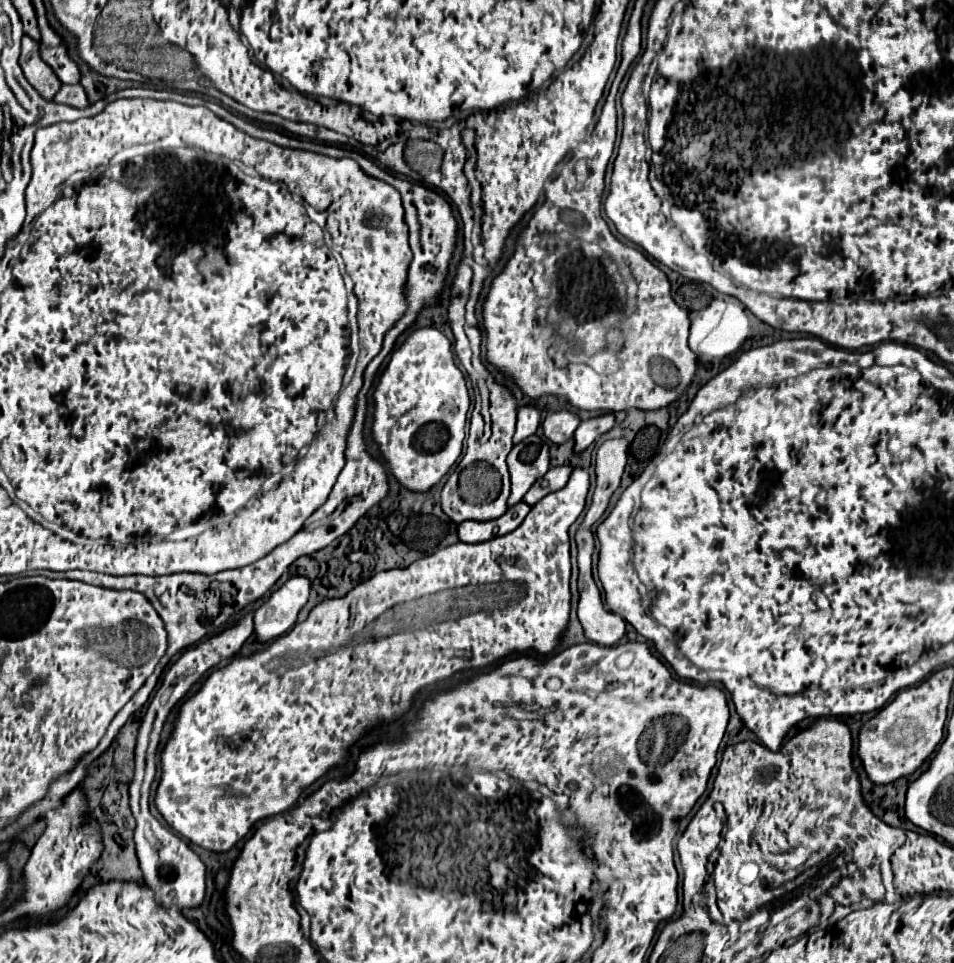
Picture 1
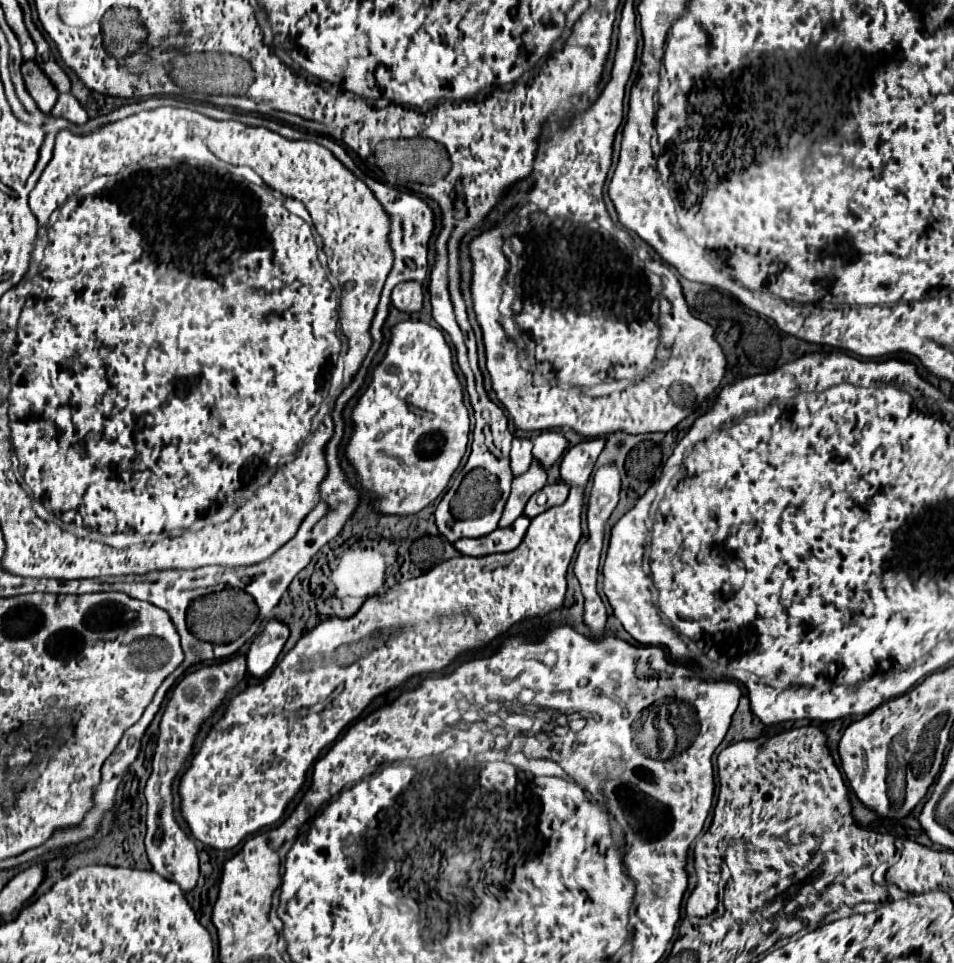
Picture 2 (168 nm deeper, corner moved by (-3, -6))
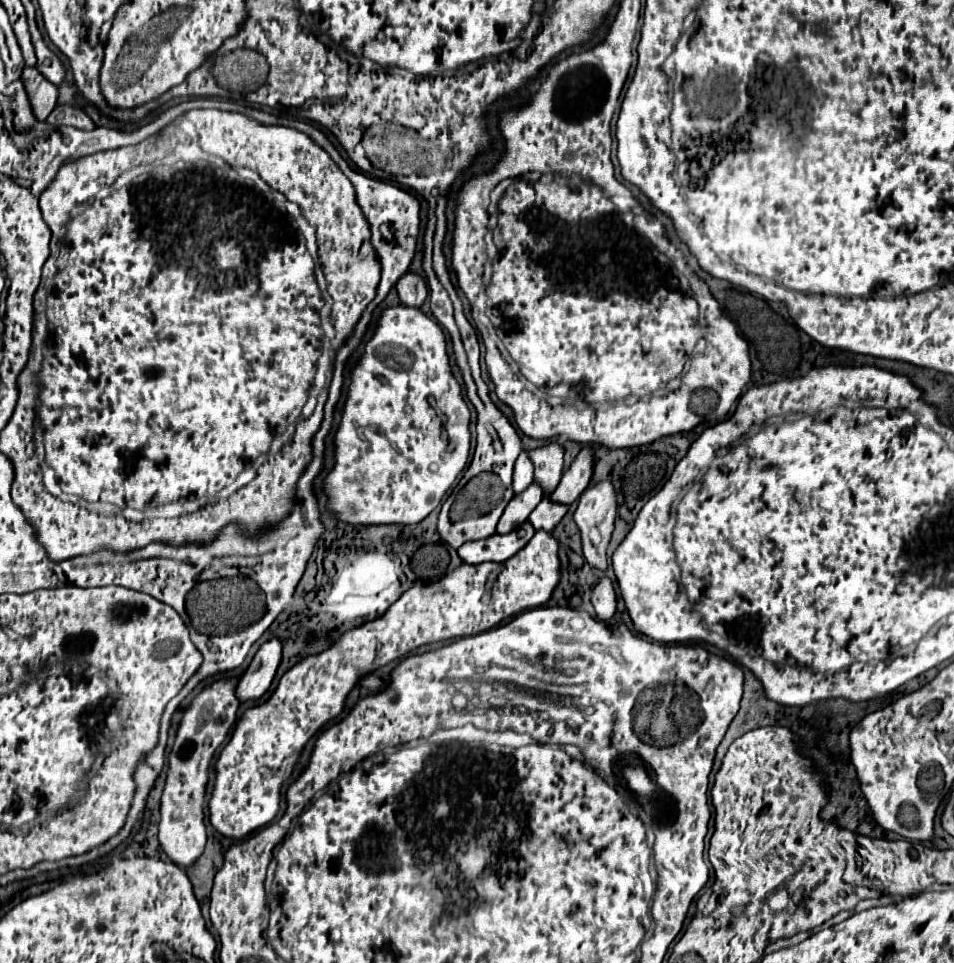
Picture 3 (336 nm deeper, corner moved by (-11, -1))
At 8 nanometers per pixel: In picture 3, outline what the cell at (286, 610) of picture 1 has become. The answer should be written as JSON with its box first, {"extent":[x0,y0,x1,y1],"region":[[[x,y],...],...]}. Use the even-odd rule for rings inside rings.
{"extent":[237,637,283,701],"region":[[[273,637],[259,647],[251,665],[247,667],[247,671],[239,681],[239,689],[237,689],[239,701],[259,699],[271,687],[275,671],[281,663],[281,651],[283,651],[283,643],[279,637]]]}

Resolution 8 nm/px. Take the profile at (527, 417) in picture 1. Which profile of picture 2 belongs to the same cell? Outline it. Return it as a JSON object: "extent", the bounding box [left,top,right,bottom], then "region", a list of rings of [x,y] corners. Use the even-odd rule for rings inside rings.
{"extent":[511,438,531,476],"region":[[[515,438],[513,440],[513,448],[511,448],[511,470],[513,470],[513,476],[519,476],[519,474],[525,474],[527,468],[531,466],[531,440],[523,438]]]}

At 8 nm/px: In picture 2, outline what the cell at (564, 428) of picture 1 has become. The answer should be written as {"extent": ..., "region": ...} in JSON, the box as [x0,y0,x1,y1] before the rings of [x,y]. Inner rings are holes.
{"extent":[533,432,567,470],"region":[[[561,432],[539,434],[533,440],[533,458],[539,462],[539,466],[543,466],[547,470],[563,456],[565,448],[567,448],[567,440],[563,438]]]}

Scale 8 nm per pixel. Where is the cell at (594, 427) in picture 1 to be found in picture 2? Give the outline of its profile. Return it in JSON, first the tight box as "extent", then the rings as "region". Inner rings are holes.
{"extent":[561,438,603,488],"region":[[[591,438],[583,440],[577,446],[569,448],[561,460],[561,480],[573,488],[573,486],[585,486],[593,468],[595,460],[603,450],[603,438]]]}

